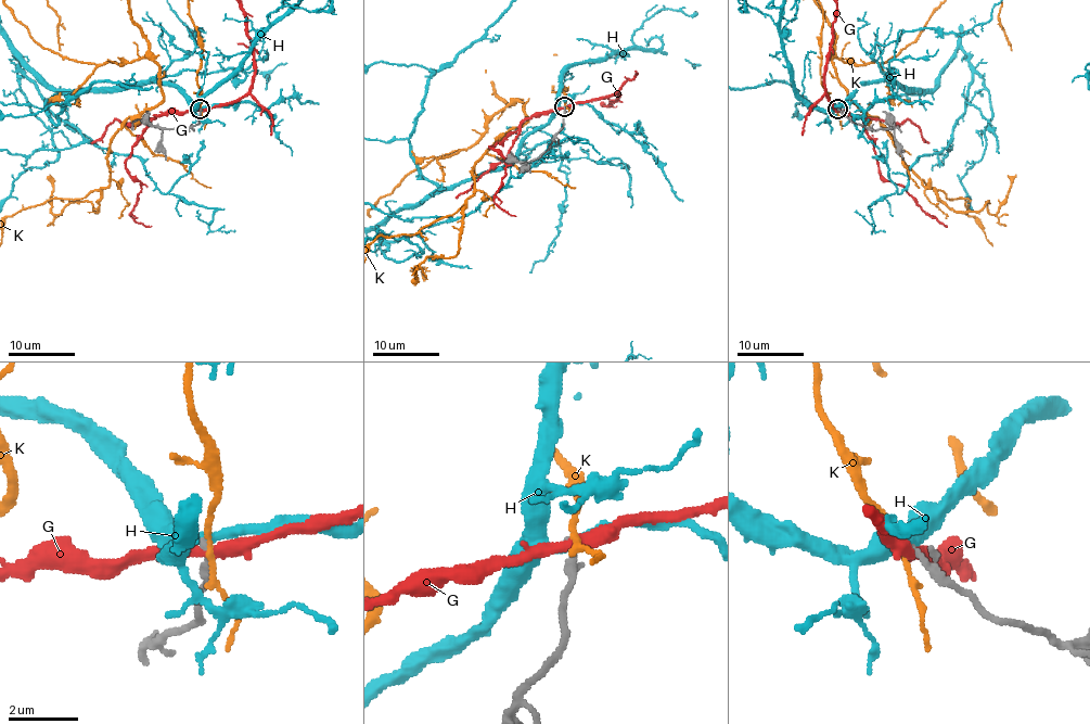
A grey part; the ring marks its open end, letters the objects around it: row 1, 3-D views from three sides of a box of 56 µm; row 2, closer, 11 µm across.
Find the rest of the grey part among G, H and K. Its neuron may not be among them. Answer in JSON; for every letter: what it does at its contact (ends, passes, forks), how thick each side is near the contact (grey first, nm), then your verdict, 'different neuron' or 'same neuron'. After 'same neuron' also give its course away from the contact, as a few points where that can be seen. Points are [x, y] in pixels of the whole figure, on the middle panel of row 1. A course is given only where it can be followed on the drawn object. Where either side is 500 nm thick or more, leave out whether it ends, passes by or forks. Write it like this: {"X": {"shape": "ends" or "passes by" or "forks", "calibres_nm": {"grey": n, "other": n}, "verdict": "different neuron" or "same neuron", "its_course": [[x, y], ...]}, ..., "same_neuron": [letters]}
{"G": {"shape": "passes by", "calibres_nm": {"grey": 240, "other": 320}, "verdict": "different neuron"}, "H": {"shape": "passes by", "calibres_nm": {"grey": 220, "other": 280}, "verdict": "different neuron"}, "K": {"shape": "passes by", "calibres_nm": {"grey": 220, "other": 120}, "verdict": "different neuron"}, "same_neuron": []}

